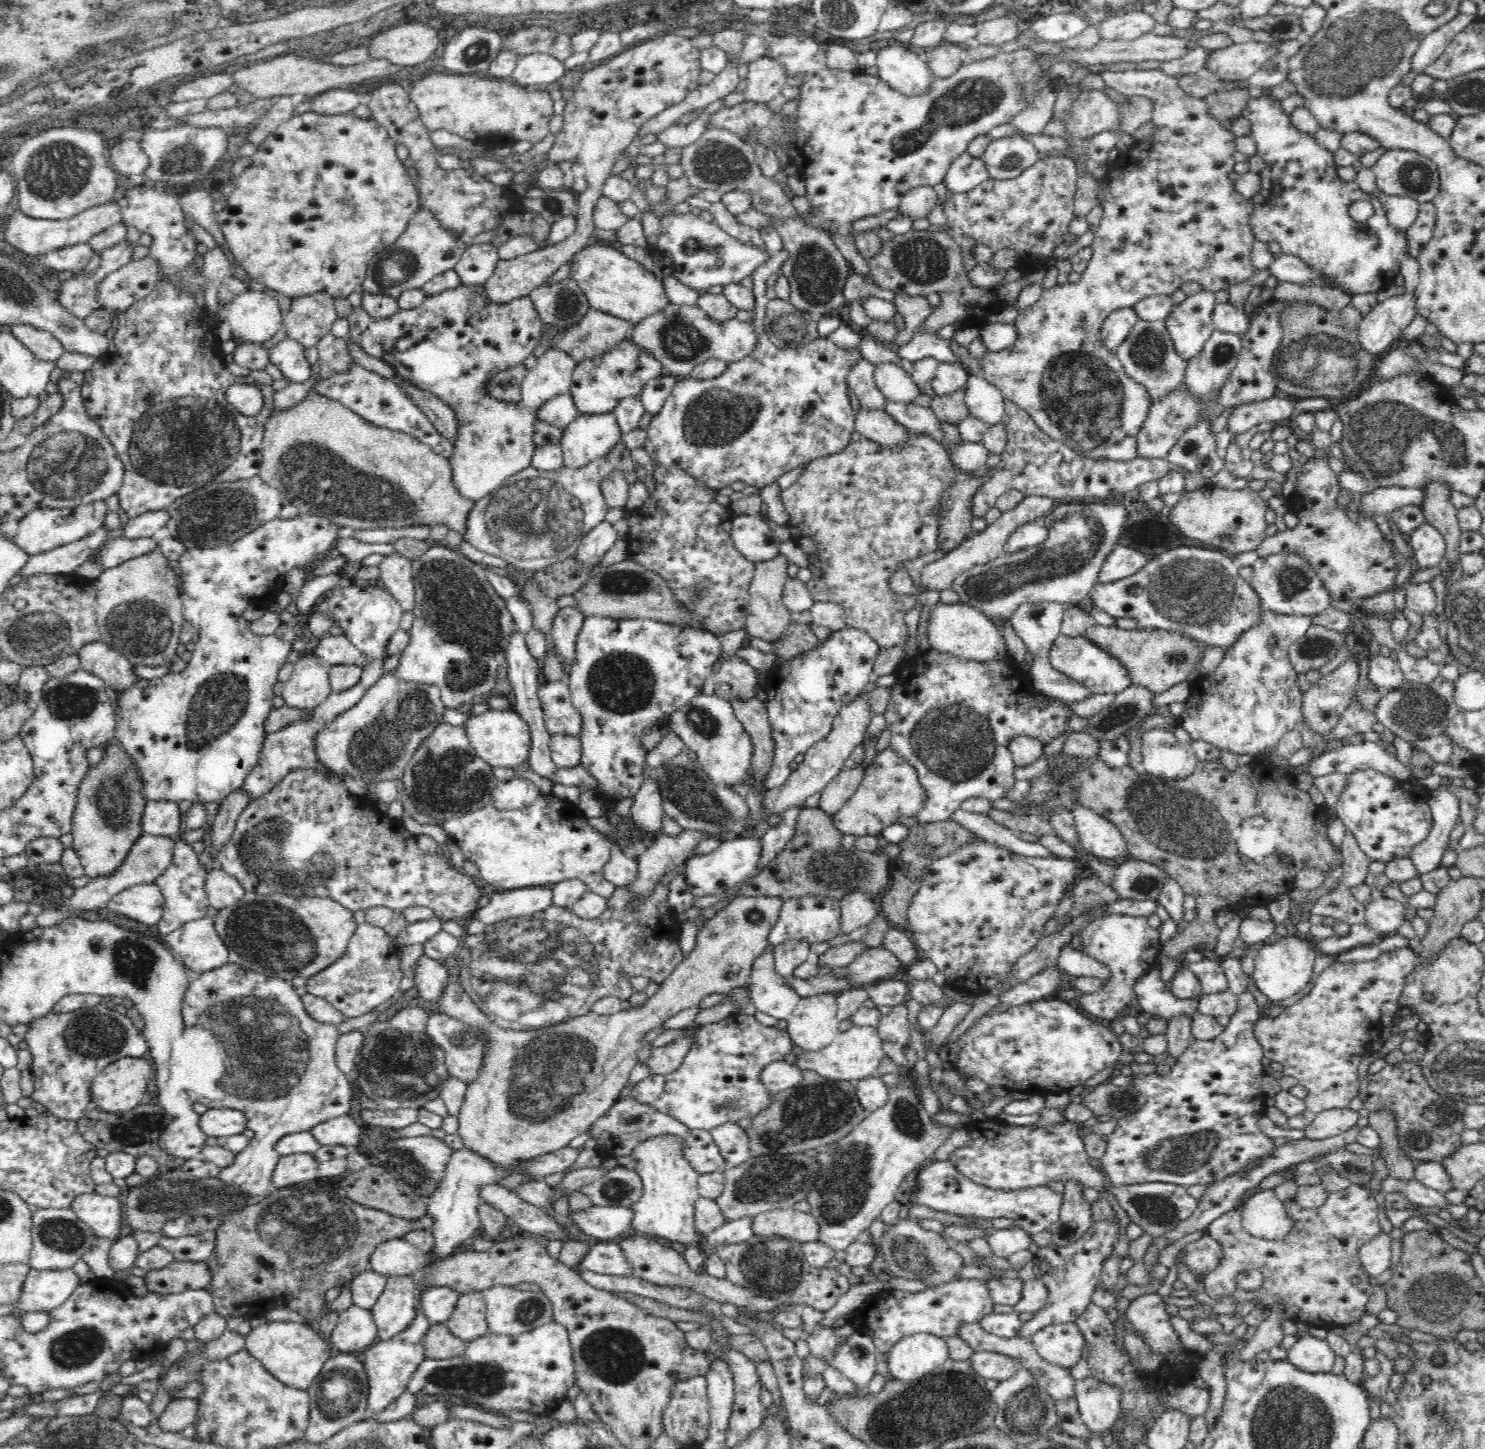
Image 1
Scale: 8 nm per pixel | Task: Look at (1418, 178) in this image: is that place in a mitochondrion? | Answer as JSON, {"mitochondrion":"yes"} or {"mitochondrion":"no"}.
{"mitochondrion":"yes"}

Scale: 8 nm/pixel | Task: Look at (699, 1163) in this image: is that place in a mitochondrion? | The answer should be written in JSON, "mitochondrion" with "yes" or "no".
{"mitochondrion":"no"}

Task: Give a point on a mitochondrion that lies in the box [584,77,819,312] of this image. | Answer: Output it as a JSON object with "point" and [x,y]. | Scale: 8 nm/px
{"point":[718,161]}

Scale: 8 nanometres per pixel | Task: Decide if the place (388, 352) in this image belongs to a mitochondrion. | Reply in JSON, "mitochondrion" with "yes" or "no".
{"mitochondrion":"no"}

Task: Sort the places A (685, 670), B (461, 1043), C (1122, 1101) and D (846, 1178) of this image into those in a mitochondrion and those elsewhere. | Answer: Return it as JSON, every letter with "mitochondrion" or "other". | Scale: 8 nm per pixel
{"A":"other","B":"mitochondrion","C":"mitochondrion","D":"mitochondrion"}

